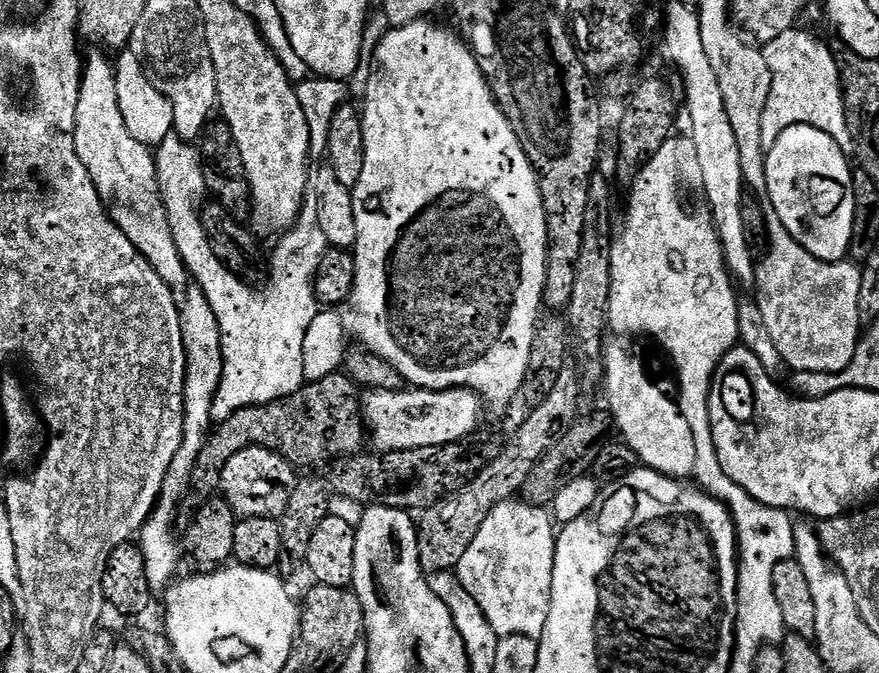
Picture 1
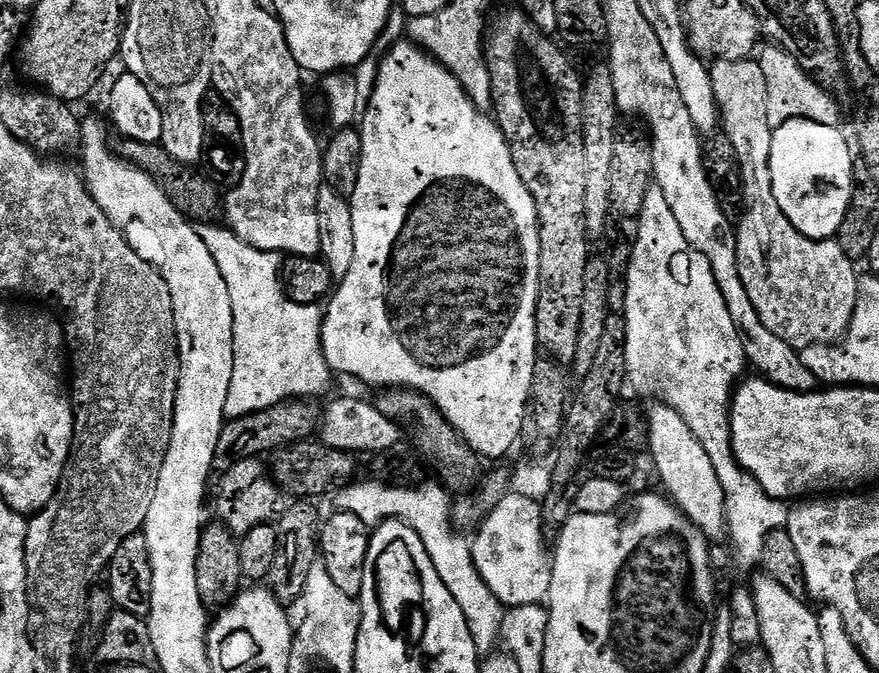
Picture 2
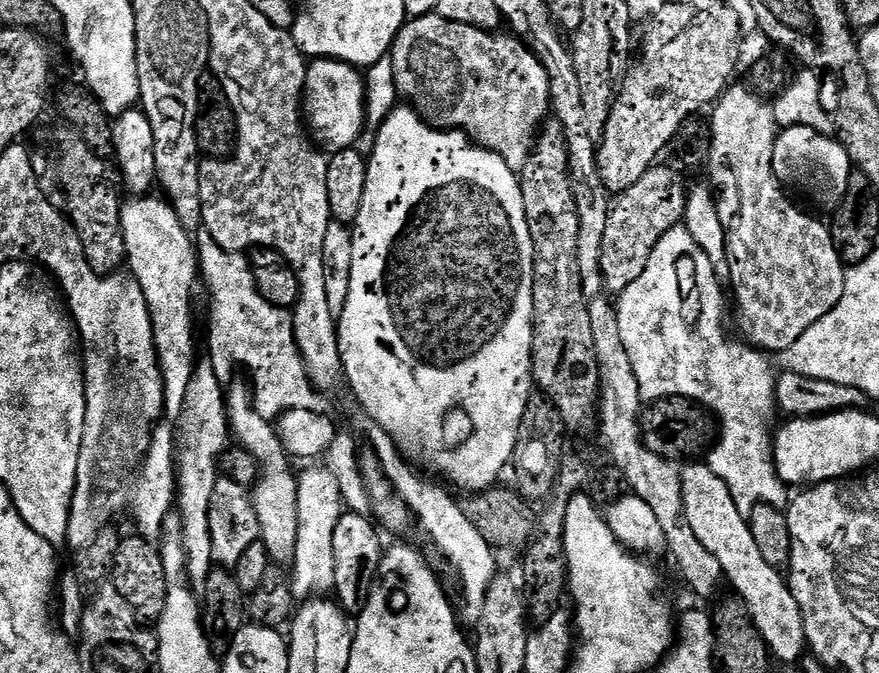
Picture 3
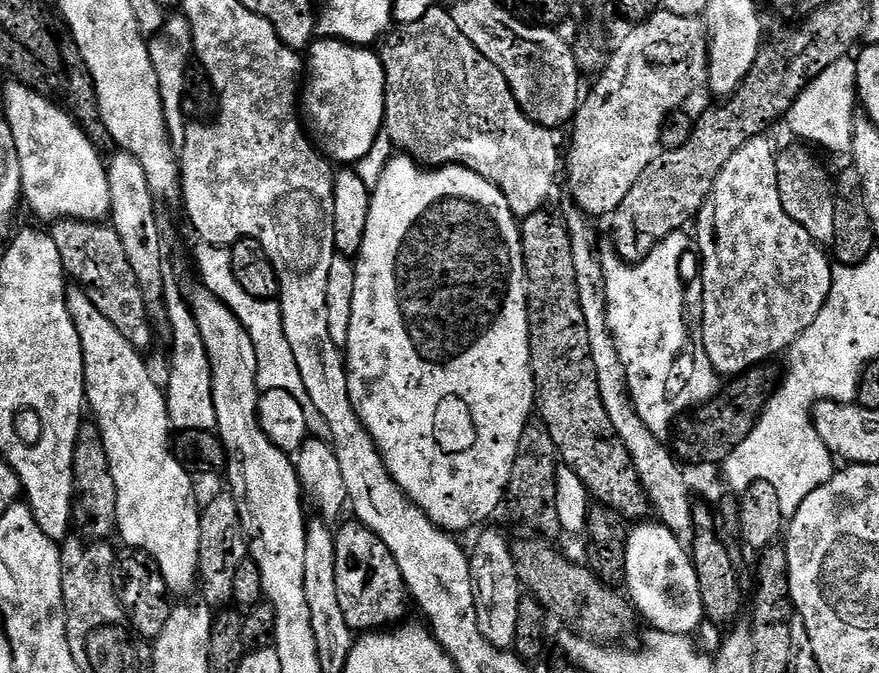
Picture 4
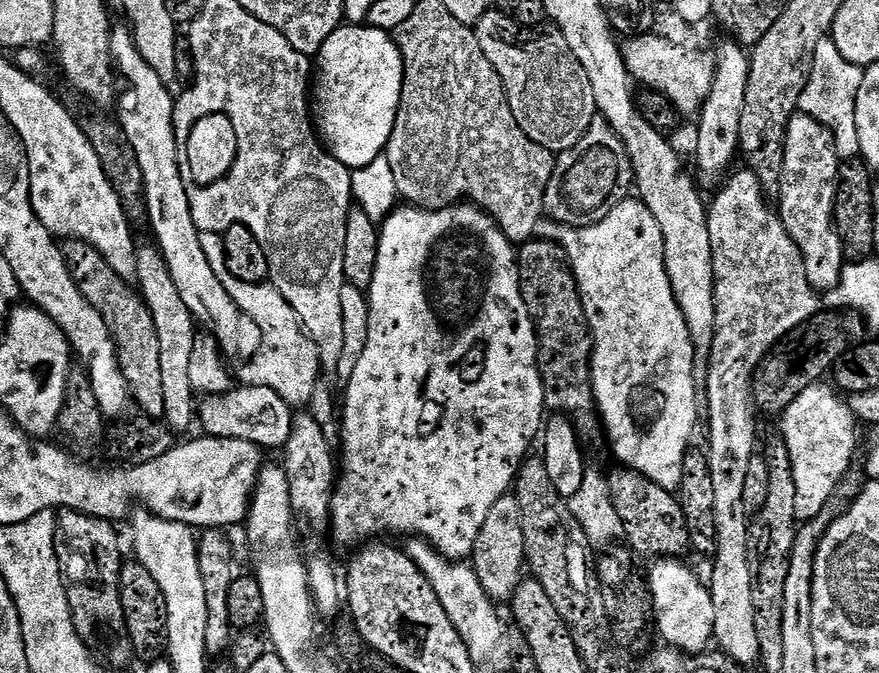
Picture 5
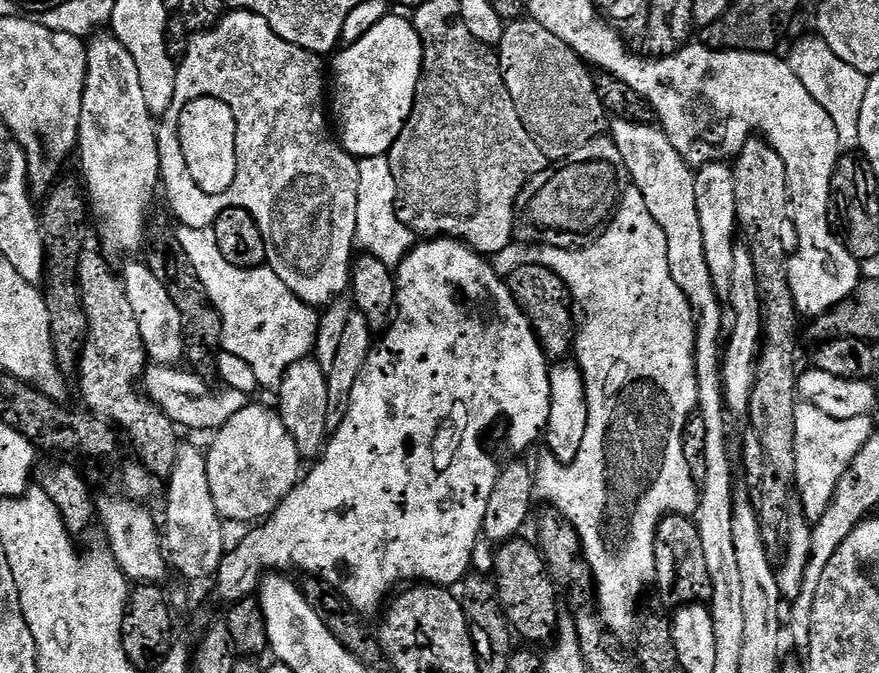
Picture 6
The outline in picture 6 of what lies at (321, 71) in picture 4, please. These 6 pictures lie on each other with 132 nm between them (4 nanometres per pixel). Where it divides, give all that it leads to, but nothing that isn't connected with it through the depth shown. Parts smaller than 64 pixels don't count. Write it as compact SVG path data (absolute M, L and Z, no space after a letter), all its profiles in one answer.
M389 14L357 44L343 50L335 53L336 65L330 68L330 116L338 129L339 143L357 158L387 156L416 105L424 44L409 17Z

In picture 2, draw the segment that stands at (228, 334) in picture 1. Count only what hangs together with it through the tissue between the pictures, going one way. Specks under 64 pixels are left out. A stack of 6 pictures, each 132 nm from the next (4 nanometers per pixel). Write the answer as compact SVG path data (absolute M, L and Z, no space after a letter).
M204 236L204 245L222 270L226 290L230 292L230 306L234 314L234 378L230 378L230 394L226 394L224 415L228 418L249 416L285 400L316 398L332 384L334 373L328 367L320 331L324 312L319 307L295 304L284 290L282 256L278 252L263 252L249 244L241 244L237 236Z

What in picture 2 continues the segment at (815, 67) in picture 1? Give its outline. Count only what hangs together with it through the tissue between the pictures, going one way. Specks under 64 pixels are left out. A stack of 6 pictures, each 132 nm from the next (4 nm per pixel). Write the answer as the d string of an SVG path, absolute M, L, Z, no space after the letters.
M768 46L764 53L758 56L762 66L762 74L766 74L768 87L768 117L773 130L781 128L788 120L813 120L822 126L837 127L841 122L840 108L832 101L823 83L817 82L803 66L783 48Z

